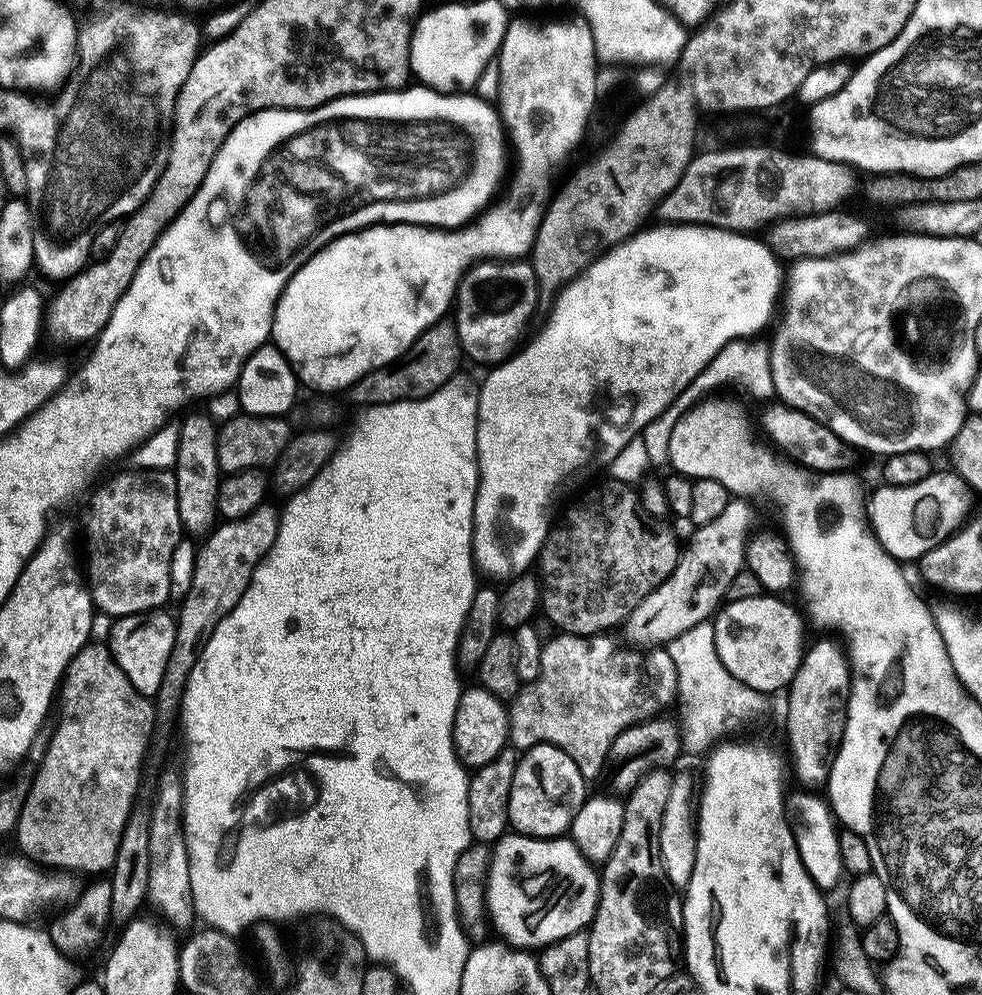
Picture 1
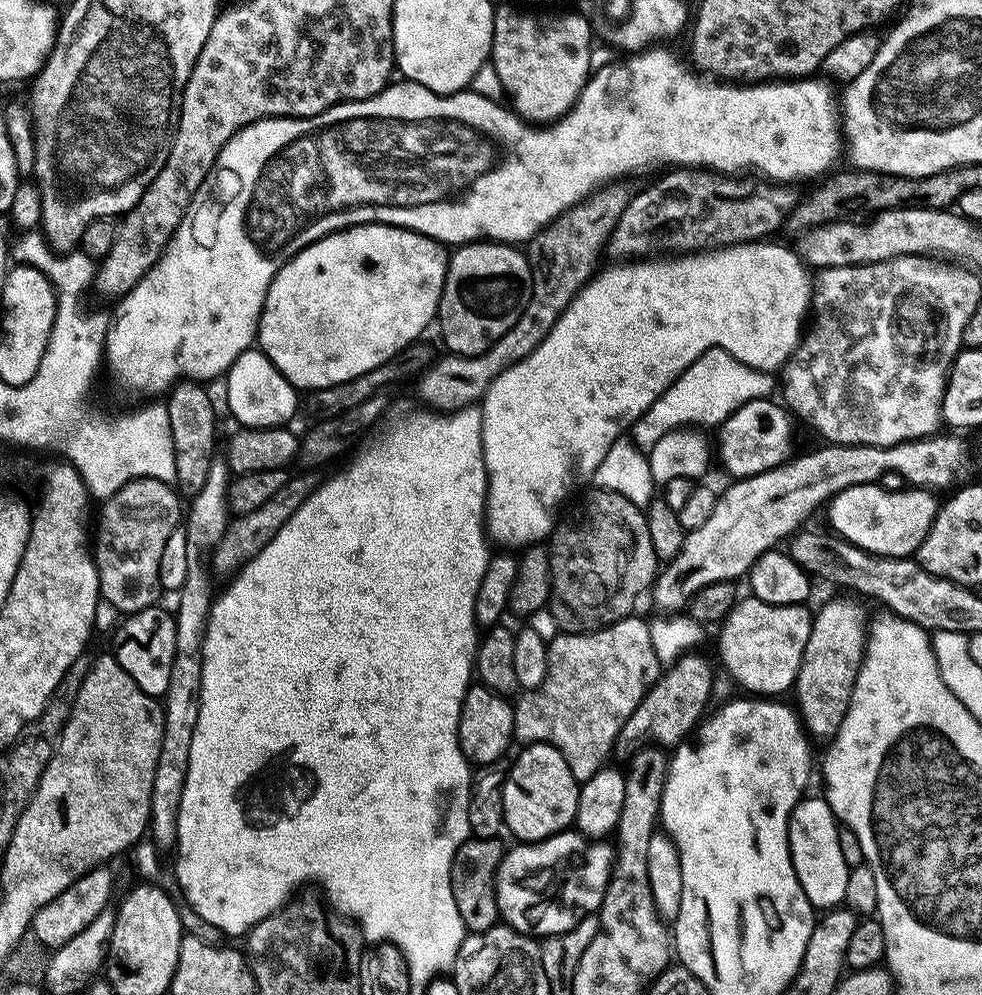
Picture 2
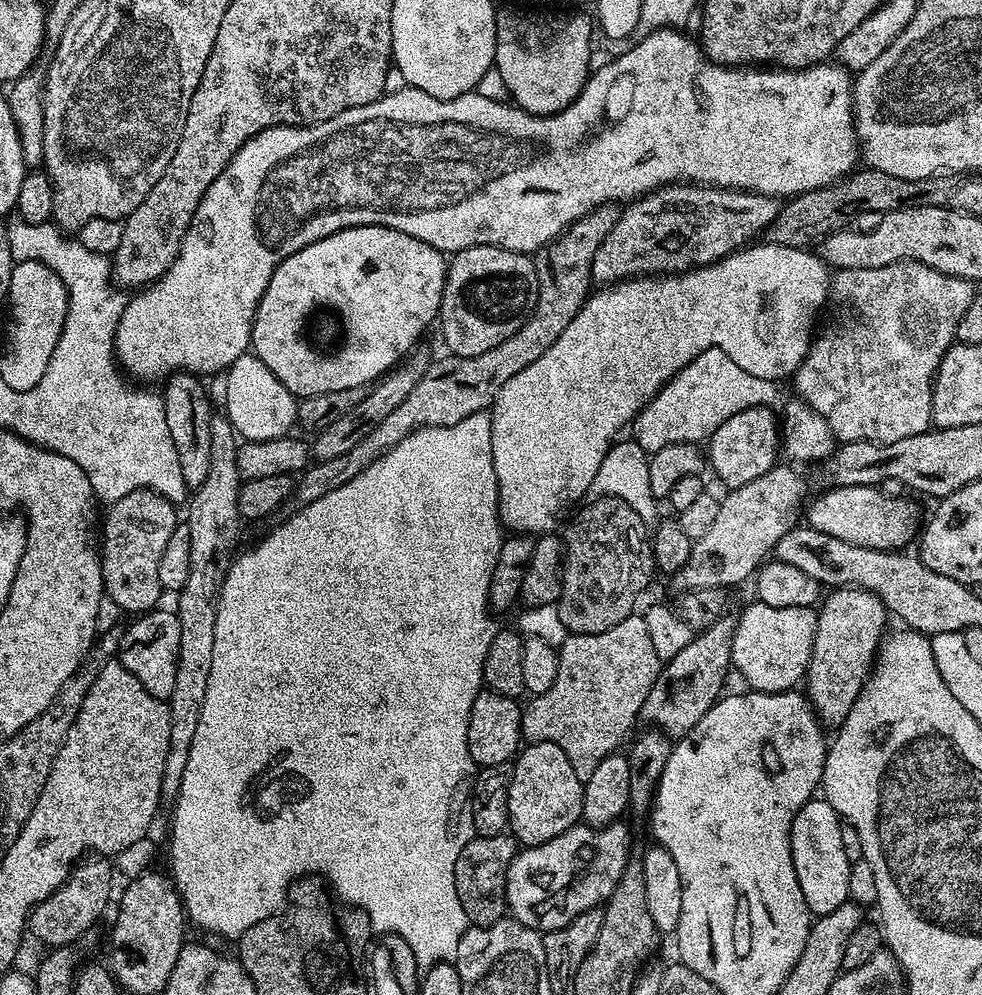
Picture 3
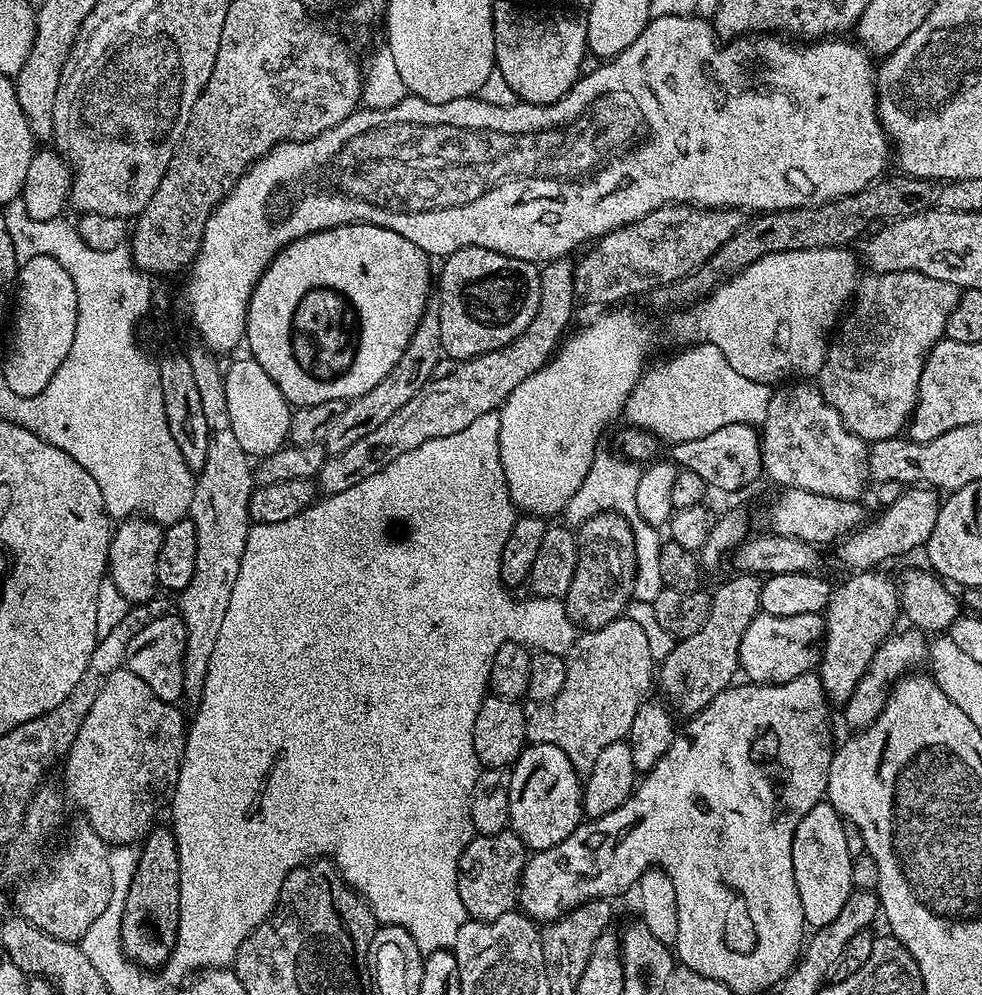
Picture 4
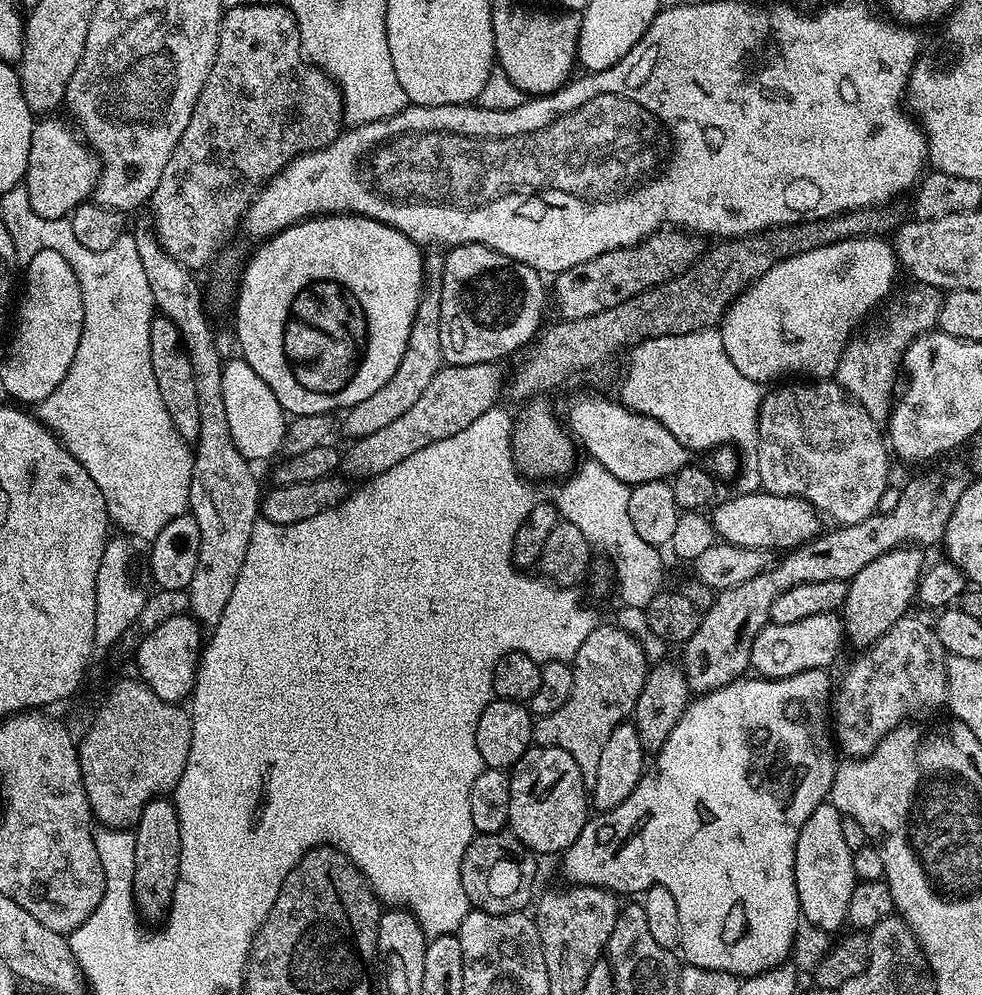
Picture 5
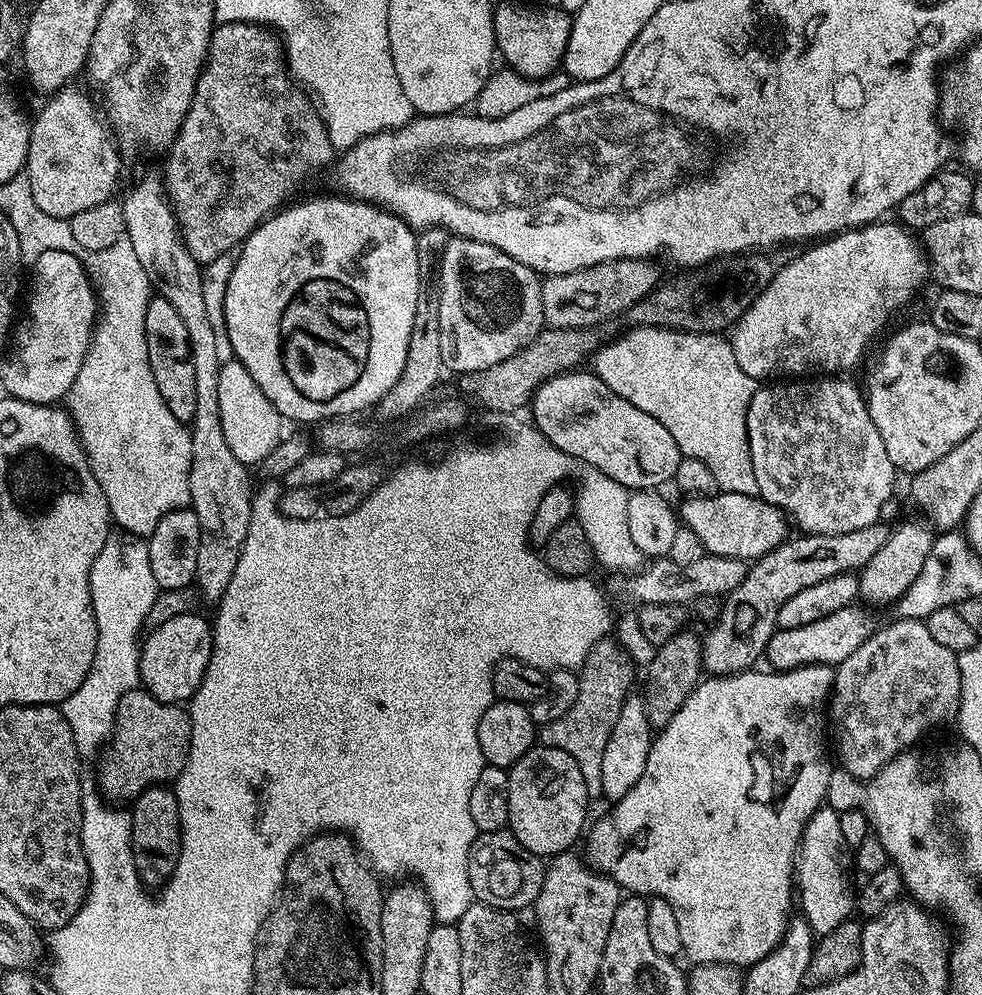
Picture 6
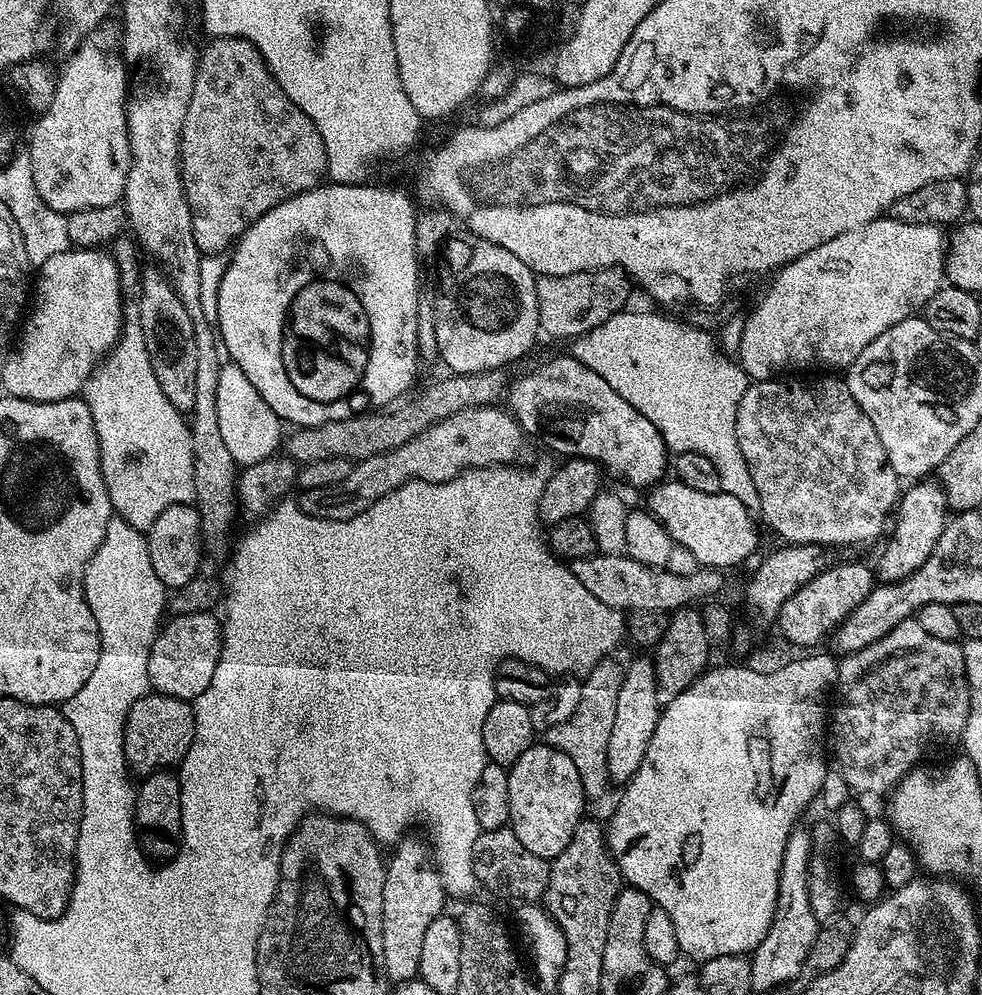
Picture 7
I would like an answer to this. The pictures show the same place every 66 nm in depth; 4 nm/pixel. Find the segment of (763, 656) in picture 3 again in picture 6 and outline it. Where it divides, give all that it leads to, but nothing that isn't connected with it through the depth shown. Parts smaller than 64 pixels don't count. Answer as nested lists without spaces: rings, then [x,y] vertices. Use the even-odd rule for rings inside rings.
[[[853,602],[842,610],[834,610],[834,614],[826,614],[818,622],[810,622],[810,626],[796,626],[777,630],[768,643],[766,660],[776,670],[801,668],[807,664],[831,664],[833,666],[846,662],[866,638],[870,638],[878,627],[878,621],[871,616],[867,607]]]

